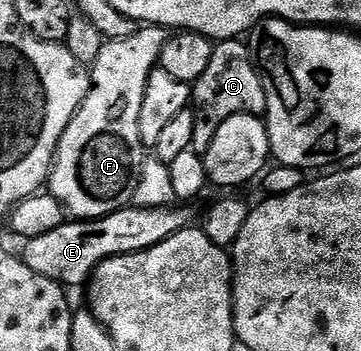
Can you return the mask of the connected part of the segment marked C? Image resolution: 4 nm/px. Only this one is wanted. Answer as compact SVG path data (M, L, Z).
M227 38L219 41L212 52L212 60L208 60L208 68L192 84L192 109L194 112L194 145L192 149L205 155L210 146L212 136L224 120L237 114L266 113L266 93L262 77L254 67L250 56L250 47L245 41Z

